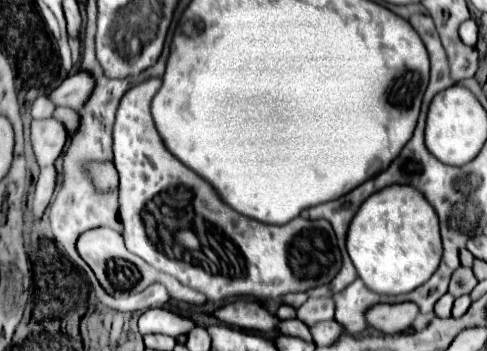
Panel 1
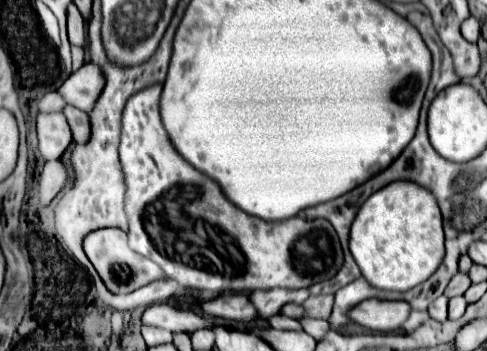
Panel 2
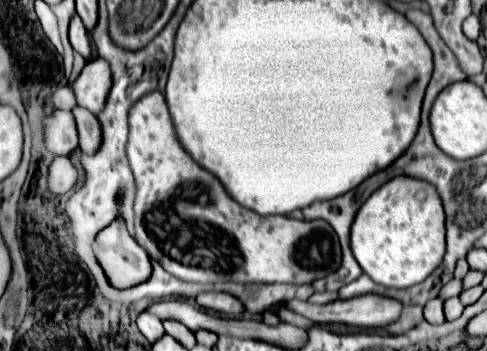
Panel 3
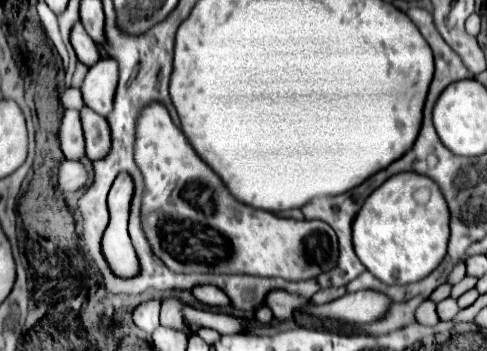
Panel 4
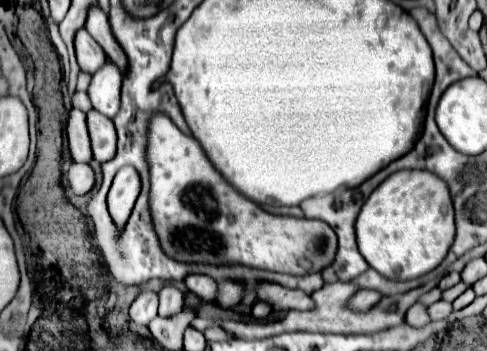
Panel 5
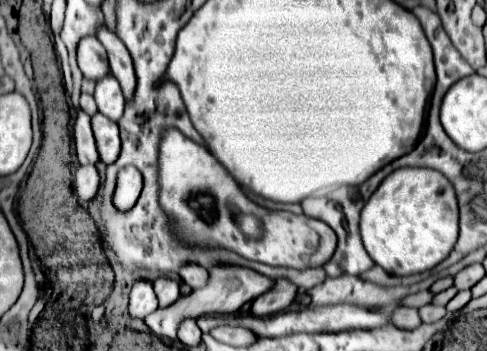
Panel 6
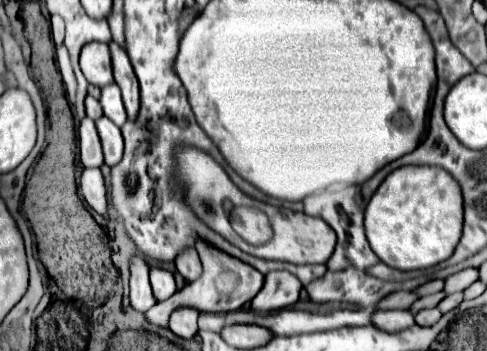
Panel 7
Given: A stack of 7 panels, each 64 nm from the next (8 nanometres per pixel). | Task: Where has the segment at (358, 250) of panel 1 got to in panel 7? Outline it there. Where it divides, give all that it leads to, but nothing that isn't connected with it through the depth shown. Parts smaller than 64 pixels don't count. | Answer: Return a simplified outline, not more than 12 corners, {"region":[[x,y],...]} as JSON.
{"region":[[402,166],[364,212],[378,260],[448,260],[462,194],[438,166]]}

